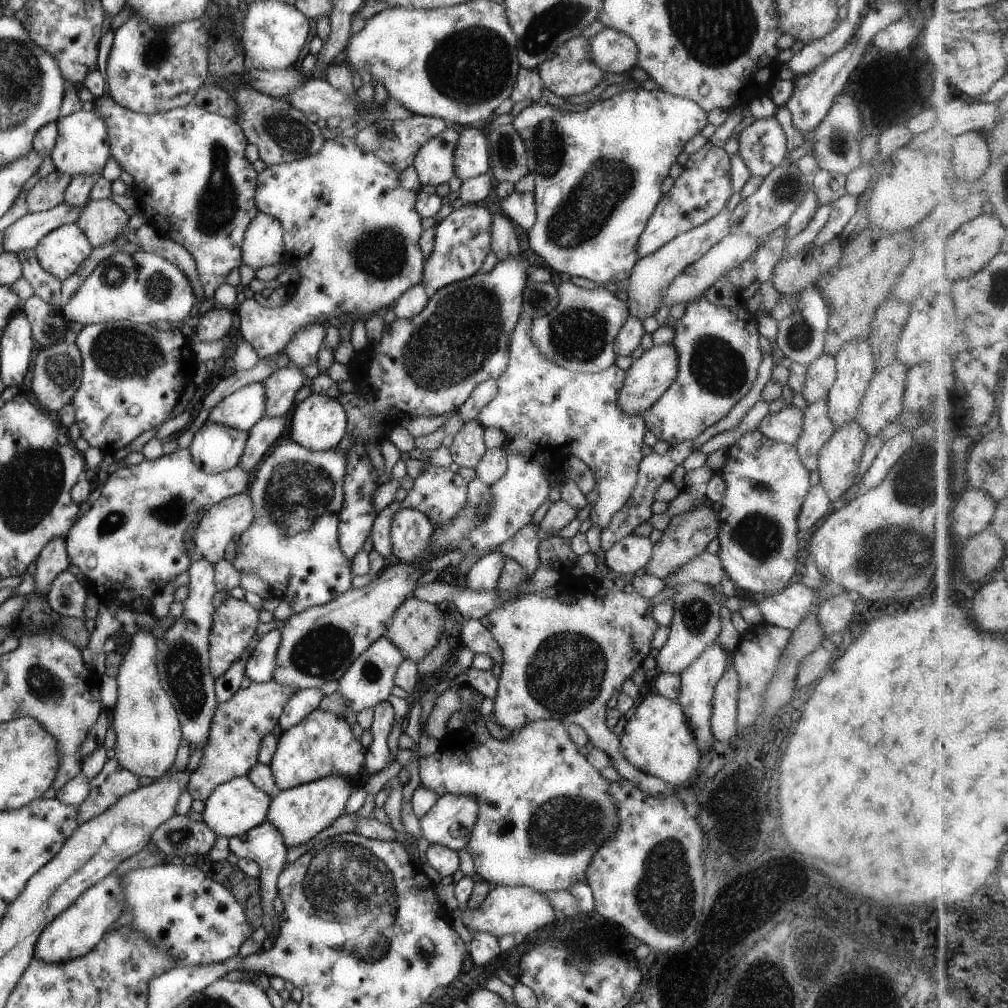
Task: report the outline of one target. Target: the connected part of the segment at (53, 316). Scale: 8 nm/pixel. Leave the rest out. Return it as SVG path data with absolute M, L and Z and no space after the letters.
M37 295L28 298L22 306L31 325L32 337L39 348L53 346L64 340L68 321L64 314Z

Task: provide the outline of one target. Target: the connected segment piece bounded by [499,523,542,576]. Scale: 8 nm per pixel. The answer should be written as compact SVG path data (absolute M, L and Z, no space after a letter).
M528 524L515 536L506 540L499 546L499 550L506 556L516 560L531 574L538 569L539 545L542 537L539 534L539 526Z

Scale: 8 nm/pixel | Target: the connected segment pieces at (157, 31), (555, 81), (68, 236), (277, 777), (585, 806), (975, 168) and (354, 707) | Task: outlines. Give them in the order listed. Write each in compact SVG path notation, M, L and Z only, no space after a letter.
M140 14L130 18L115 30L114 43L108 58L106 90L109 96L122 107L138 113L164 113L188 105L208 77L209 30L202 19L193 19L176 25L152 25Z
M582 35L573 37L560 44L556 51L536 69L543 86L555 95L564 99L580 96L591 92L604 80L604 72L592 61L589 40Z
M67 223L46 234L34 250L45 272L62 282L78 271L91 256L93 247L75 223Z
M316 708L302 722L282 731L277 740L276 752L270 764L276 789L284 791L327 776L340 776L356 782L366 751L345 718Z
M471 686L460 687L458 692L460 698L460 712L464 716L464 726L462 730L446 733L444 738L440 738L439 747L436 752L427 757L418 758L418 772L420 783L428 790L434 790L438 797L444 794L474 794L476 803L478 804L478 818L476 826L472 828L472 836L466 846L466 850L470 852L475 864L475 872L482 876L484 881L494 882L497 885L506 886L528 886L534 890L544 891L559 891L569 890L576 882L585 880L588 874L588 866L592 856L596 854L596 850L616 834L616 826L618 826L618 814L616 812L616 802L612 794L608 794L610 788L610 780L606 780L584 755L578 751L579 746L570 738L567 727L563 723L552 719L542 719L539 721L528 722L526 726L522 726L520 732L514 732L505 741L499 741L492 738L492 734L486 728L486 722L482 720L483 716L478 712L480 704L484 700L484 696Z
M978 130L955 138L952 151L956 174L964 182L978 182L990 168L992 160L990 144Z
M385 637L378 638L361 656L349 666L344 676L340 678L337 692L344 696L348 708L358 714L366 708L374 708L378 702L387 700L394 688L394 675L403 662L404 656L399 649Z

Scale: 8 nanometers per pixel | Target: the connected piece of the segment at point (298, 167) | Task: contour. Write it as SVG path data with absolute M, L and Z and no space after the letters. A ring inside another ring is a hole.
M346 136L326 139L322 148L315 154L310 154L302 159L283 163L280 165L268 165L266 170L258 173L257 192L255 195L257 208L263 214L276 218L283 227L283 242L286 253L286 261L289 267L294 267L300 274L300 280L291 288L290 298L284 306L278 308L264 308L264 306L239 306L235 307L237 335L244 338L258 354L260 359L270 357L280 353L287 343L301 330L306 329L308 325L325 326L328 322L334 321L341 315L353 318L354 320L368 320L376 313L382 313L390 310L398 298L415 285L423 283L423 269L426 259L423 256L419 246L419 241L423 232L422 216L416 211L417 194L416 191L405 190L400 185L401 172L393 169L384 160L377 158L373 153L361 149L355 142L355 138Z

